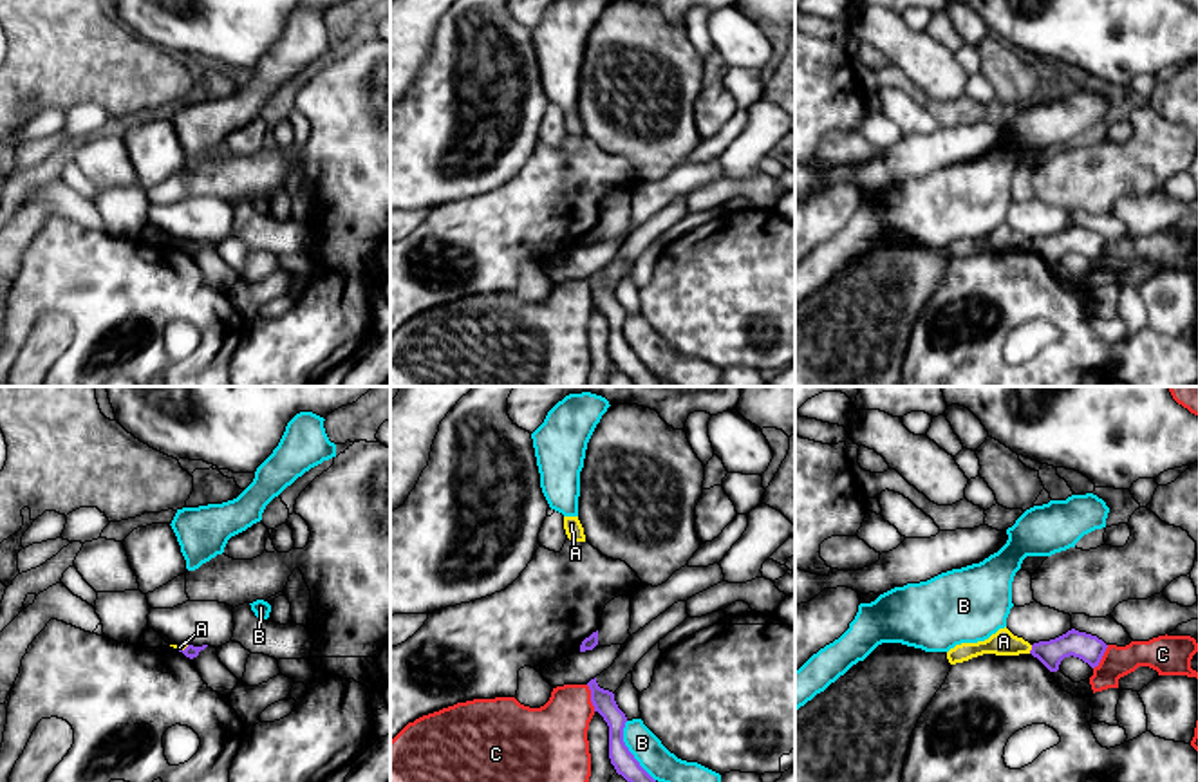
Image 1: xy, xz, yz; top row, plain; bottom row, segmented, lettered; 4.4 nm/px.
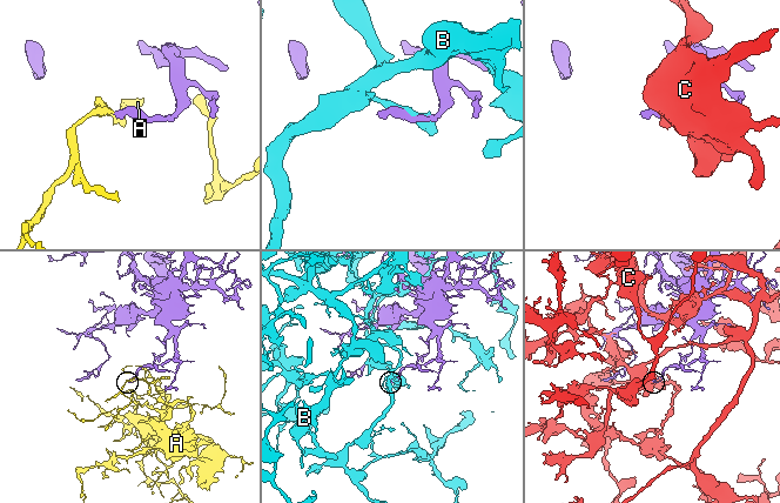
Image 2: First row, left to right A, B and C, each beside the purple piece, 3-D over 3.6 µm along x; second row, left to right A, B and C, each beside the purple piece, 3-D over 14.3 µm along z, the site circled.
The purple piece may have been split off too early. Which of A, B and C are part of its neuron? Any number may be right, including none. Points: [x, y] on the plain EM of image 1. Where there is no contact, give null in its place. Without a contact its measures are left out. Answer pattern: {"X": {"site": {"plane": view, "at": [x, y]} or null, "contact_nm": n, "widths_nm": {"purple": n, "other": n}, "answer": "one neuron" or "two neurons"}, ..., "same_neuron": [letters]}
{"A": {"site": {"plane": "yz", "at": [1032, 244]}, "contact_nm": 40, "widths_nm": {"purple": 120, "other": 110}, "answer": "two neurons"}, "B": {"site": {"plane": "xz", "at": [629, 347]}, "contact_nm": 300, "widths_nm": {"purple": 110, "other": 140}, "answer": "two neurons"}, "C": {"site": {"plane": "xz", "at": [591, 293]}, "contact_nm": 130, "widths_nm": {"purple": 100, "other": 300}, "answer": "two neurons"}, "same_neuron": []}

